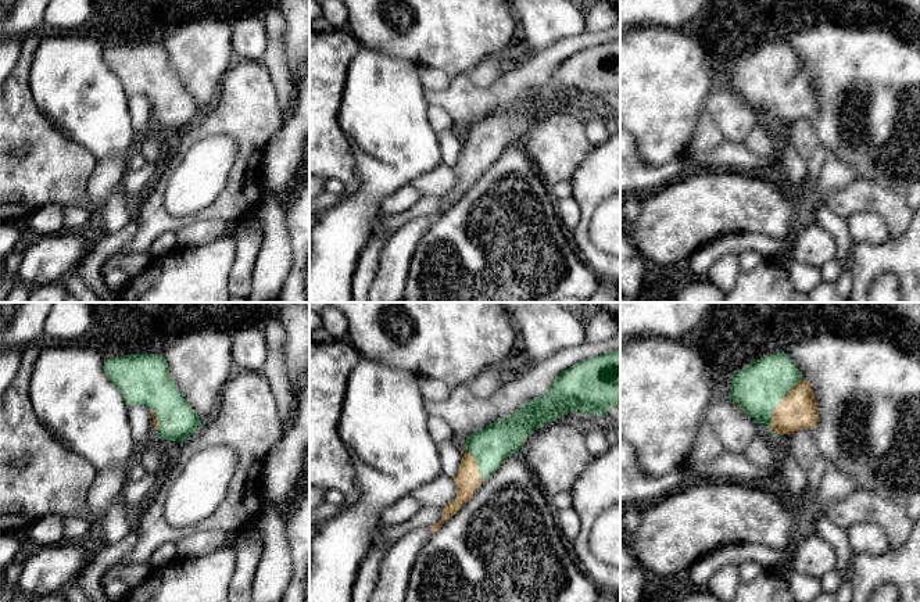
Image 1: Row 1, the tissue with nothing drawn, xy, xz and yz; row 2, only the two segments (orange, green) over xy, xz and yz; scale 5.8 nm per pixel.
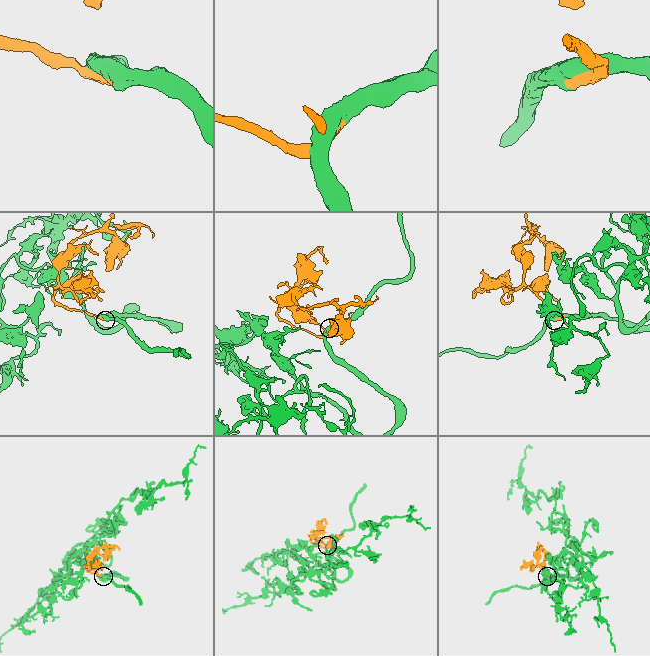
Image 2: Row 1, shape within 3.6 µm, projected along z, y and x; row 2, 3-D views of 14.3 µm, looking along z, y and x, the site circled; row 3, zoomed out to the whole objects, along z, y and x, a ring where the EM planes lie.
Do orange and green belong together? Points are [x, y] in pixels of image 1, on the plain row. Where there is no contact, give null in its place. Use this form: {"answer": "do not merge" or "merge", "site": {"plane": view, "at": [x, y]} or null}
{"answer": "merge", "site": {"plane": "yz", "at": [776, 96]}}

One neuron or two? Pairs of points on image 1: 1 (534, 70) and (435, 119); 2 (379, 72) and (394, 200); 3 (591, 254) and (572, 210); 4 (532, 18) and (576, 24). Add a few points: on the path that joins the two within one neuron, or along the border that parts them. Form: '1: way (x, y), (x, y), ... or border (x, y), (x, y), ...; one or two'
1: border (429, 104), (441, 107), (454, 122); two
2: border (410, 182), (382, 201), (380, 214); two
3: border (572, 196), (579, 205), (579, 222), (569, 233); two
4: way (543, 18), (565, 18); one

